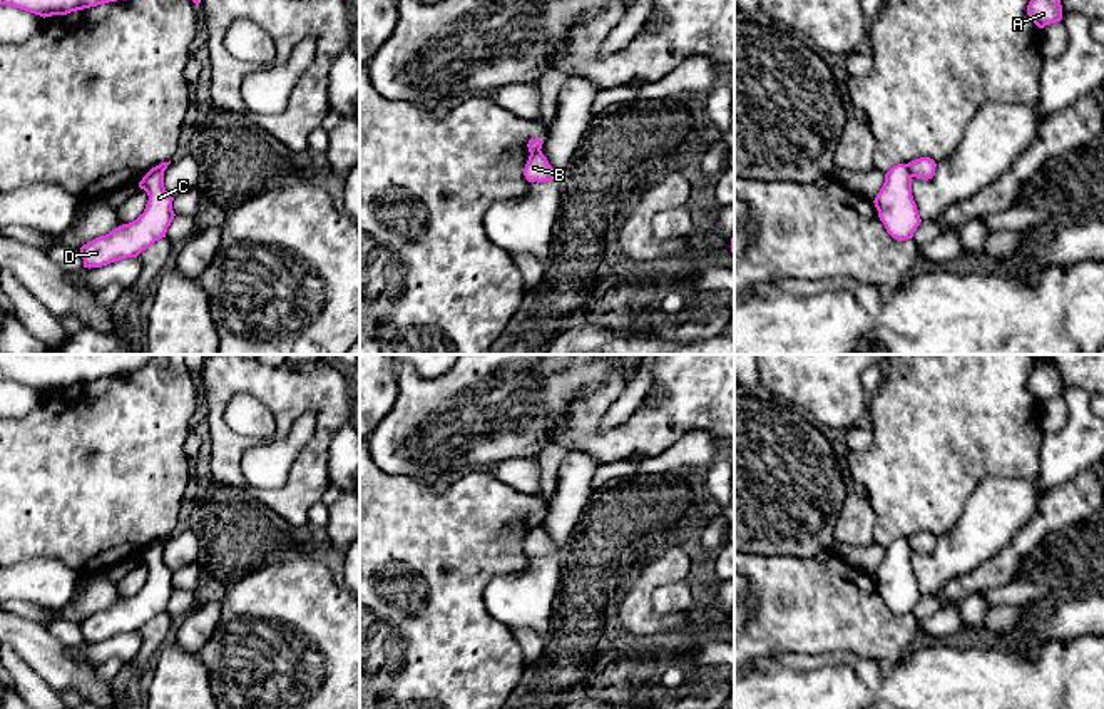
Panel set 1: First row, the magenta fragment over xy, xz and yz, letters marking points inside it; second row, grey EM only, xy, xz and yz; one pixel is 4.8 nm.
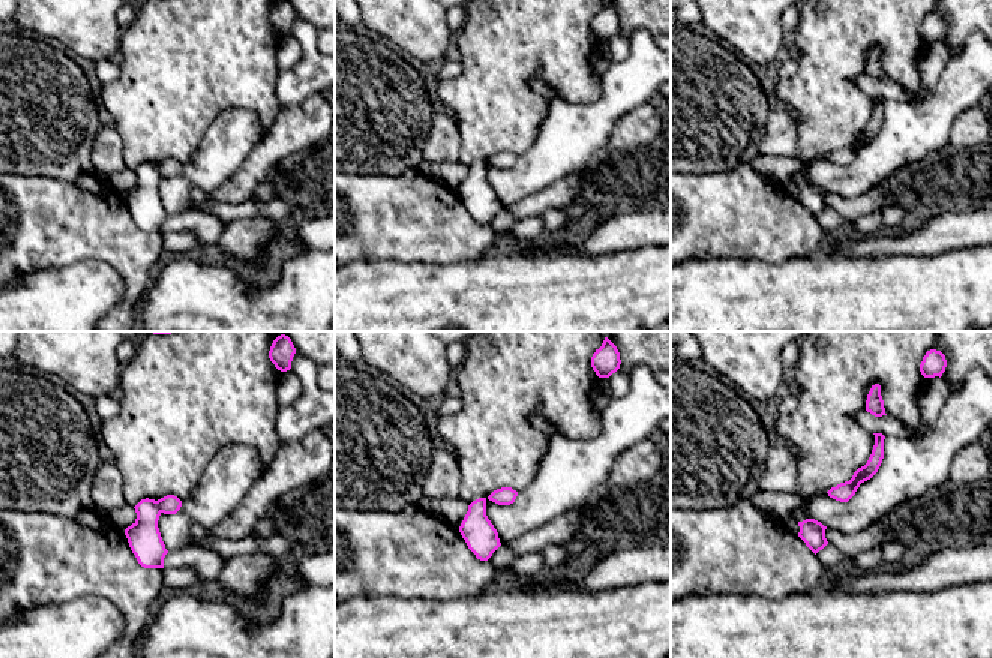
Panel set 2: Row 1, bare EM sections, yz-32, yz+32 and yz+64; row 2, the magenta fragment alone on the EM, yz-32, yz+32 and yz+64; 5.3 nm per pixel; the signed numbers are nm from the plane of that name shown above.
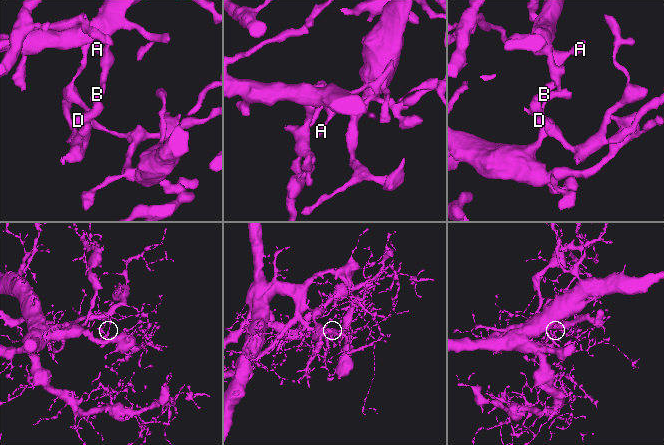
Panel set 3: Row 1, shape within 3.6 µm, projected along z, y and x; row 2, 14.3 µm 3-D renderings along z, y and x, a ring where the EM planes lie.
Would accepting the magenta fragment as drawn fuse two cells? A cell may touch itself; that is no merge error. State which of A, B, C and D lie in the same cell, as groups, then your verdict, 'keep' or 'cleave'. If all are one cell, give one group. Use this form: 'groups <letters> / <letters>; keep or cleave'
groups A B / C D; cleave

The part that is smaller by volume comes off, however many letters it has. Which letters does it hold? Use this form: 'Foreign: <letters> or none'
Foreign: C, D

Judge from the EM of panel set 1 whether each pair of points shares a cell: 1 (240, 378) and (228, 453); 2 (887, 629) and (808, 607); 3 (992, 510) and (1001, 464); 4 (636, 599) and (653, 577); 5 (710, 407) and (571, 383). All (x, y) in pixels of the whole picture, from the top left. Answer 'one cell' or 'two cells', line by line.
1: one cell
2: one cell
3: two cells
4: one cell
5: two cells

